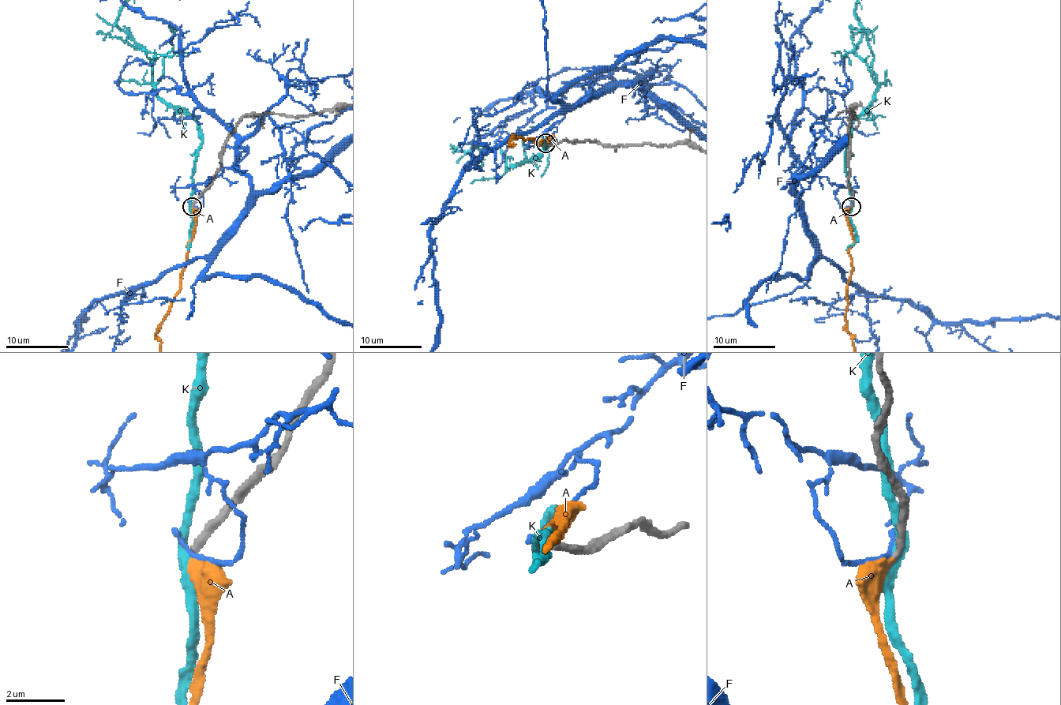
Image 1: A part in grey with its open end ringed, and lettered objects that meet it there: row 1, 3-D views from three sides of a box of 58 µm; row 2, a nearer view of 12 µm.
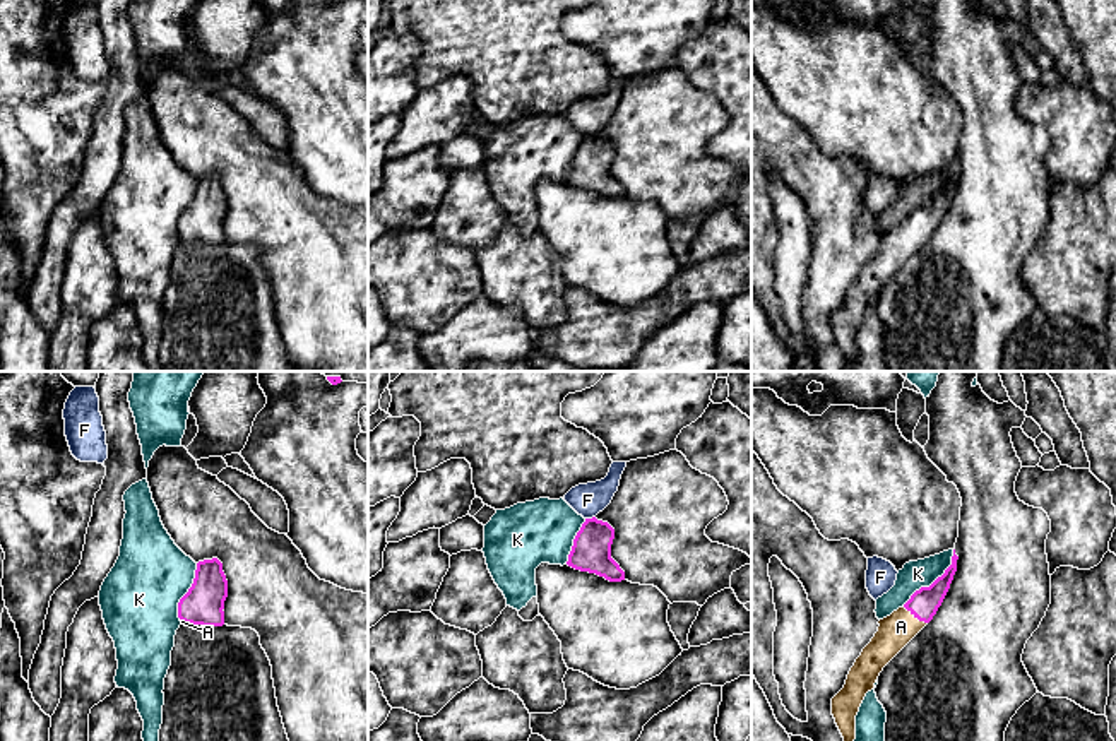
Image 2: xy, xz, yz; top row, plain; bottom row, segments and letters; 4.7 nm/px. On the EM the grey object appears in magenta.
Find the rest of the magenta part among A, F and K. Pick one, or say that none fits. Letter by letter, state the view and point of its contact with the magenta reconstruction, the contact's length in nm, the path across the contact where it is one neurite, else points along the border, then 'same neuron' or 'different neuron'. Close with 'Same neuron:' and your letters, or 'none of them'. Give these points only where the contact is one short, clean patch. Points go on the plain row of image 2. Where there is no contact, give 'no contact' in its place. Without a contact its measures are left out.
A: meets magenta in yz at (914, 231); contact 150 nm long; runs through yz (925, 219), (914, 231), (901, 243); same neuron
F: meets magenta in xz at (589, 136); contact 50 nm long; border along xz (594, 132), (586, 136); different neuron
K: meets magenta in yz at (935, 197); contact 360 nm long; border along yz (954, 166), (950, 182), (928, 202), (921, 202), (902, 221); different neuron
Same neuron: A

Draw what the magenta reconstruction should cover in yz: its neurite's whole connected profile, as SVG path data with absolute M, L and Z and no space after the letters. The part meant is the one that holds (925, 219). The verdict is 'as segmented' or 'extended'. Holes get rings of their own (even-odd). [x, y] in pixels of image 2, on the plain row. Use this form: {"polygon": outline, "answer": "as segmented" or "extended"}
{"polygon": "M953 166L952 181L941 193L878 238L878 248L856 276L844 305L832 315L832 332L844 354L846 371L852 368L856 332L866 310L875 305L883 284L933 236L953 197L957 176Z", "answer": "extended"}

